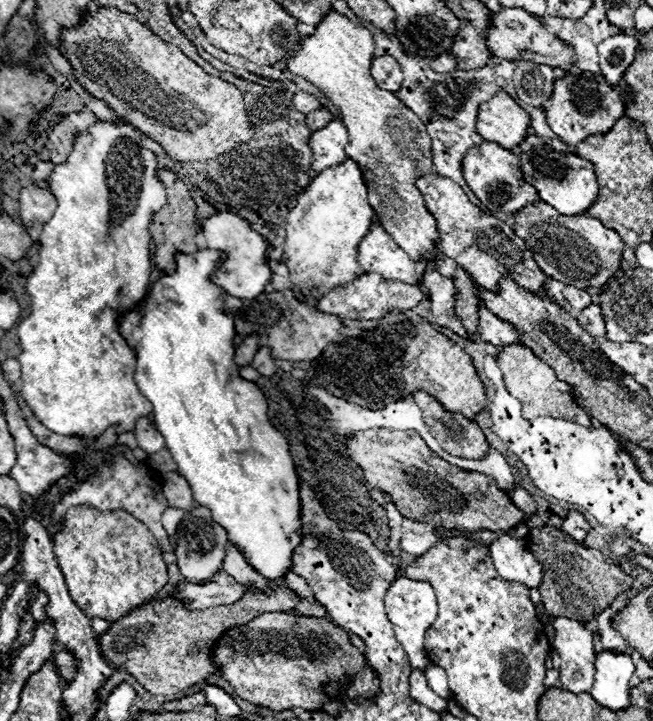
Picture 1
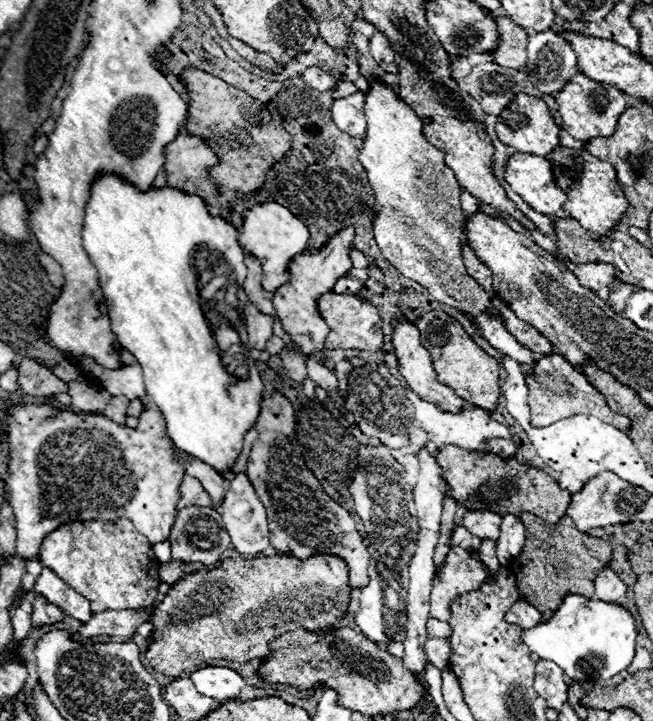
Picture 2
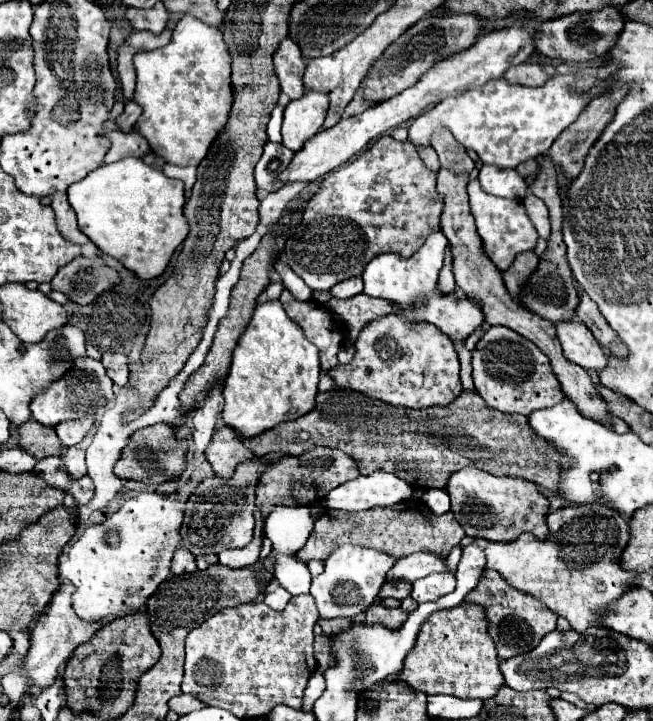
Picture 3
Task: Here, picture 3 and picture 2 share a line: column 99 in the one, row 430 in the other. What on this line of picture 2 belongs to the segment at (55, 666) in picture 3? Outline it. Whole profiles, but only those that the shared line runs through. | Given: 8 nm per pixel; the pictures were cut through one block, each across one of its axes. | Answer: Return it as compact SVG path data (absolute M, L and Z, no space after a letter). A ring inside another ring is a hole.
M550 354L550 356L542 356L526 374L526 384L530 388L530 396L528 396L528 404L530 404L530 412L532 412L532 426L550 426L566 416L576 416L576 414L592 414L598 416L602 422L614 424L616 428L620 428L622 432L628 432L632 426L632 420L616 414L608 408L606 398L586 380L586 376L582 376L564 356L560 354Z

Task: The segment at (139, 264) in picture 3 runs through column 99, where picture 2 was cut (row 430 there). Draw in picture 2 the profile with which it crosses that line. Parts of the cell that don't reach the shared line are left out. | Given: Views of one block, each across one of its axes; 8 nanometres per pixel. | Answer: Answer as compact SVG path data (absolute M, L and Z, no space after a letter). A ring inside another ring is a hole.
M114 174L94 178L82 228L82 246L98 272L98 286L104 292L110 328L118 342L138 360L144 372L146 394L162 410L170 440L176 448L210 464L220 474L228 472L242 450L244 434L256 422L264 388L250 356L244 322L244 306L248 302L242 286L246 280L246 264L238 244L238 230L224 218L212 216L204 200L194 194L170 186L152 186L148 192L140 192ZM214 278L226 278L228 292L222 292L222 298L200 298L200 288ZM226 328L234 336L230 344L226 344ZM240 358L248 366L246 380L226 370L226 366L236 366Z

